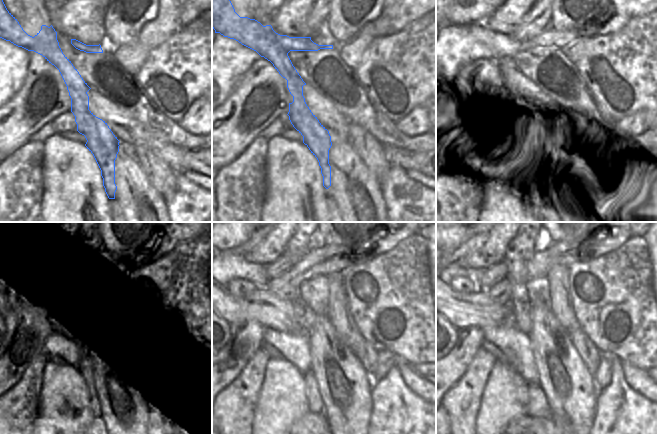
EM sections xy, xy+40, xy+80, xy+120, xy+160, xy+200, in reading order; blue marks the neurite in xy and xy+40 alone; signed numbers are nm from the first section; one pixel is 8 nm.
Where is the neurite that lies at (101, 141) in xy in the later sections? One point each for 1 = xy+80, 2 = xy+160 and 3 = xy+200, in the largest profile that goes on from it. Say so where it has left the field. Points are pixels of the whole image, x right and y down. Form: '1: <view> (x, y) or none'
1: xy+80 (535, 131)
2: xy+160 (315, 404)
3: xy+200 (537, 406)

